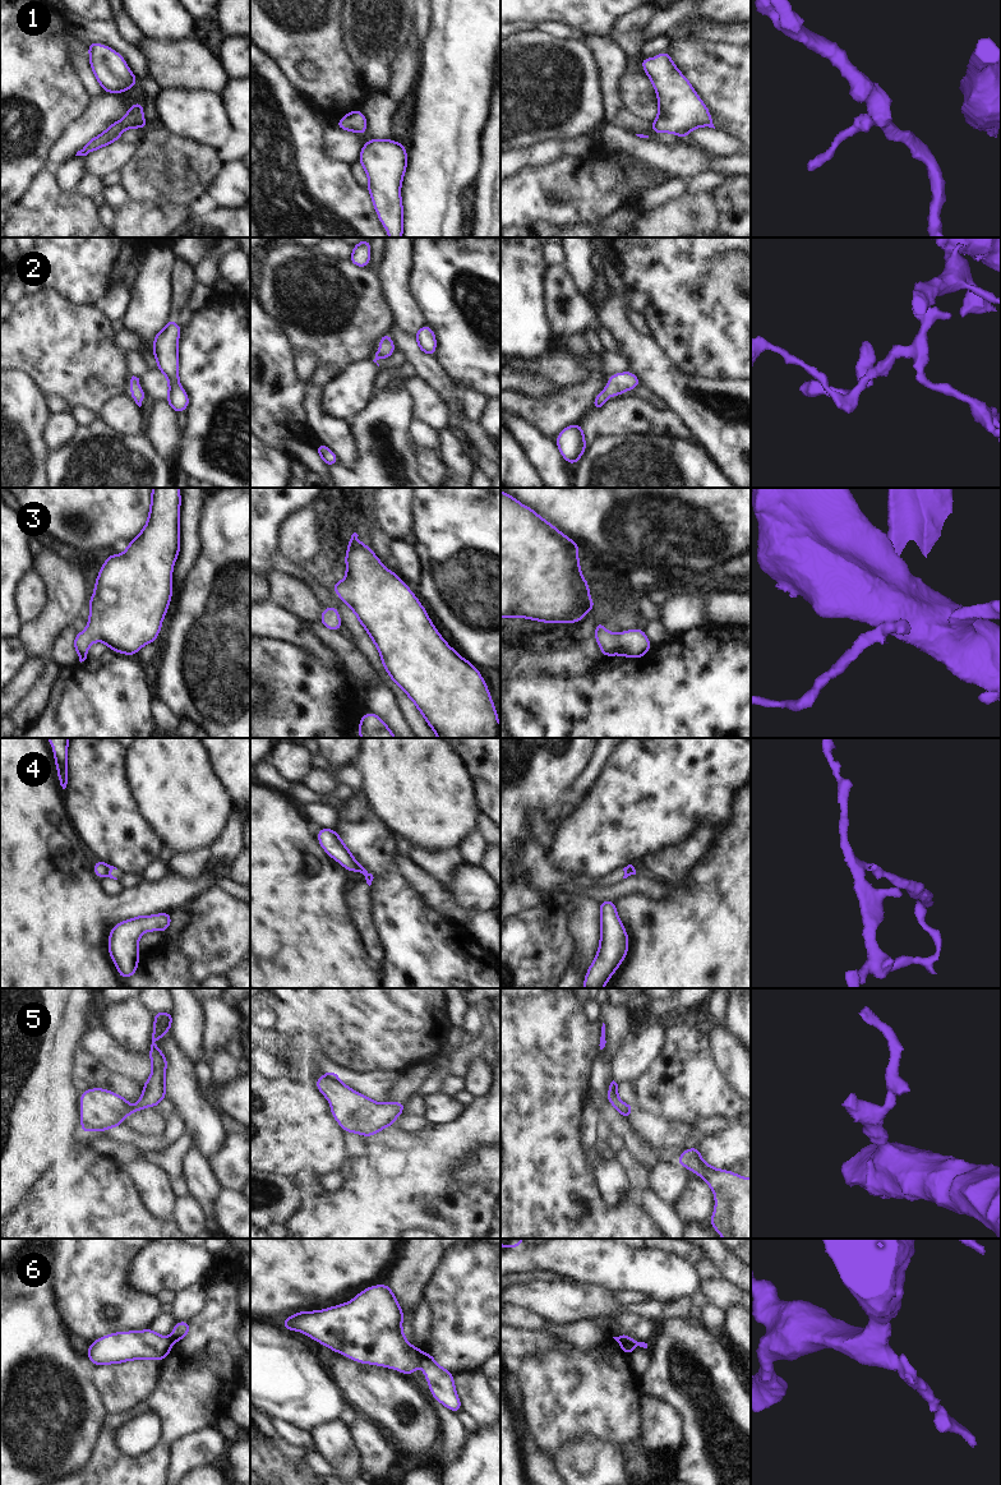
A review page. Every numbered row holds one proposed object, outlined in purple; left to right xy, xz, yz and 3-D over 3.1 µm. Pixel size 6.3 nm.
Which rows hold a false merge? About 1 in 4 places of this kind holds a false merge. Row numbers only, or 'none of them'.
4, 6

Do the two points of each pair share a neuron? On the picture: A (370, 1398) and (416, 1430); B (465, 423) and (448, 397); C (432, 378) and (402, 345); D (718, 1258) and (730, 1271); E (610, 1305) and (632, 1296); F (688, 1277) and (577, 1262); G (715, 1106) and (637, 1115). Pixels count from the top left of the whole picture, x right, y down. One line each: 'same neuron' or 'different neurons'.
A: same neuron
B: different neurons
C: same neuron
D: same neuron
E: different neurons
F: same neuron
G: different neurons

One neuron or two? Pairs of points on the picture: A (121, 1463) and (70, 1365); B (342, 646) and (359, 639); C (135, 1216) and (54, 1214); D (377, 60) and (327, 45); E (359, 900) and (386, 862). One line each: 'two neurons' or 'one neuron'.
A: two neurons
B: two neurons
C: one neuron
D: two neurons
E: two neurons

